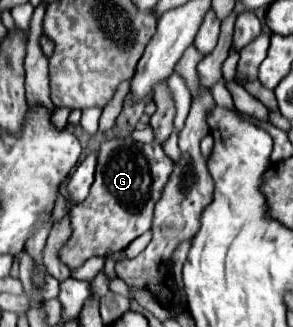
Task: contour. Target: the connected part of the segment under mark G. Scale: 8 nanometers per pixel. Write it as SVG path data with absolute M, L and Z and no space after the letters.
M166 80L164 84L156 84L154 102L158 110L150 118L150 124L156 132L152 144L140 144L134 142L130 136L126 136L126 138L108 140L100 146L96 180L90 188L88 198L70 210L72 236L58 252L60 262L66 264L70 270L76 270L92 256L110 256L114 252L120 252L142 232L150 230L154 204L174 168L174 162L162 150L164 140L174 130L172 120L176 114L172 92Z

